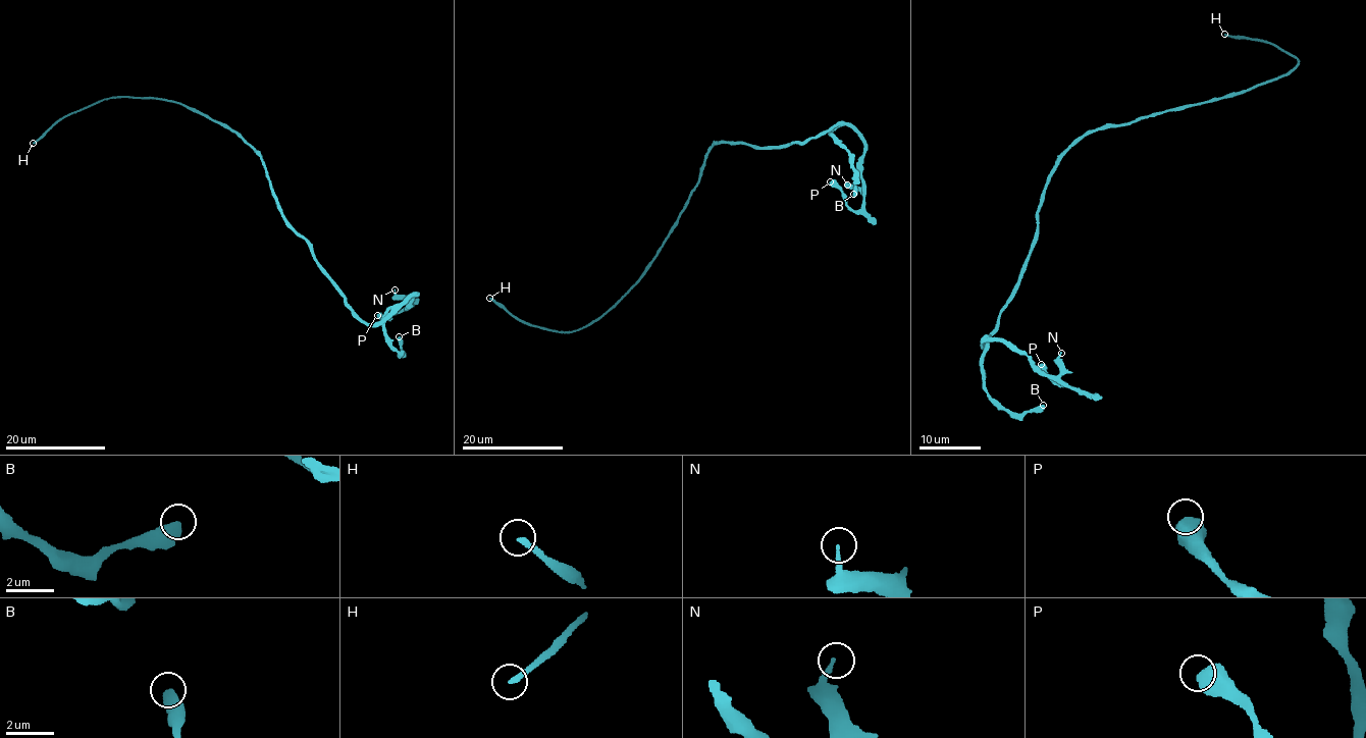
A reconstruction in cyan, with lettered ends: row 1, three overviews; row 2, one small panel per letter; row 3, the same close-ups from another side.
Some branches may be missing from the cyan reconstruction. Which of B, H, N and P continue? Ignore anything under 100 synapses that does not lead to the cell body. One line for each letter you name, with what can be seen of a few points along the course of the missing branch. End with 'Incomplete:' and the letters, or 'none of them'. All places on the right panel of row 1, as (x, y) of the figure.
Incomplete: H

